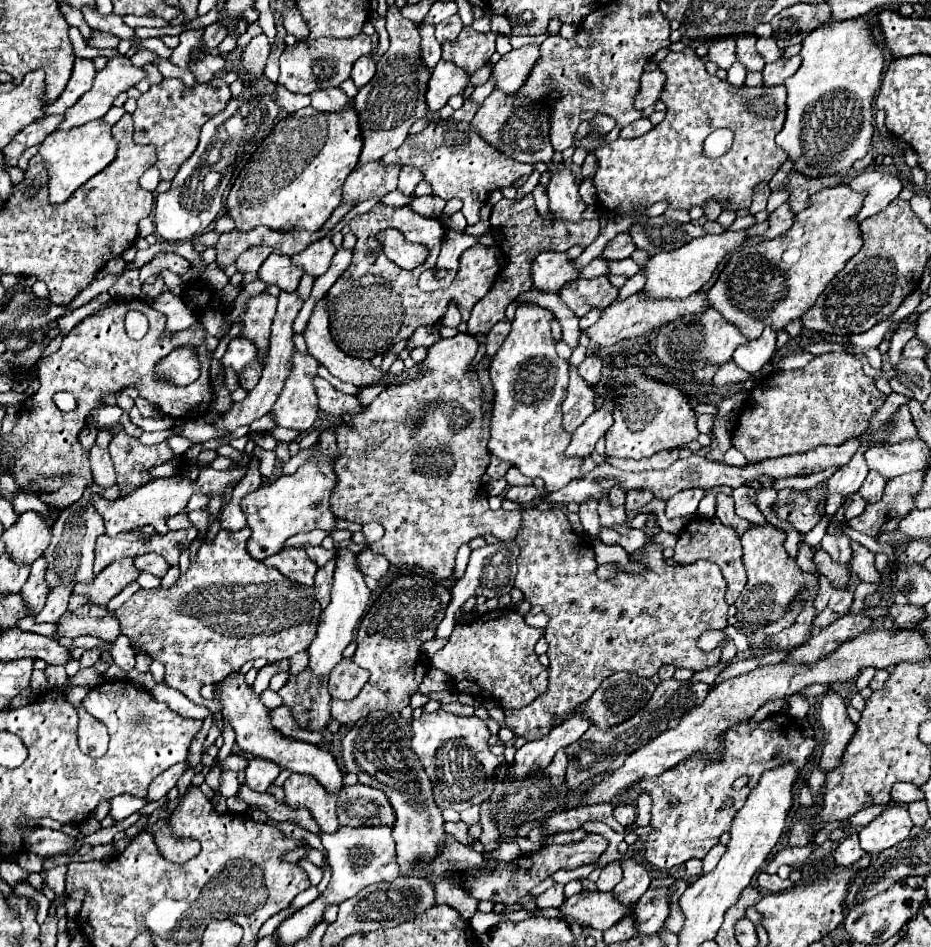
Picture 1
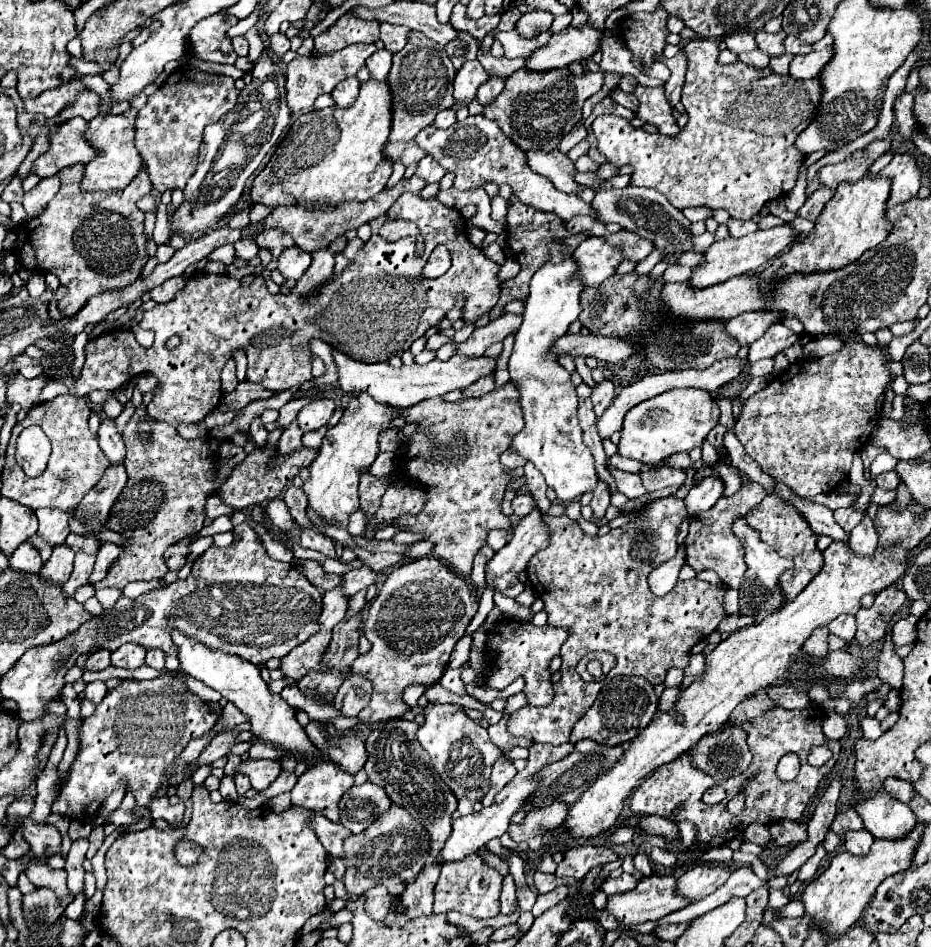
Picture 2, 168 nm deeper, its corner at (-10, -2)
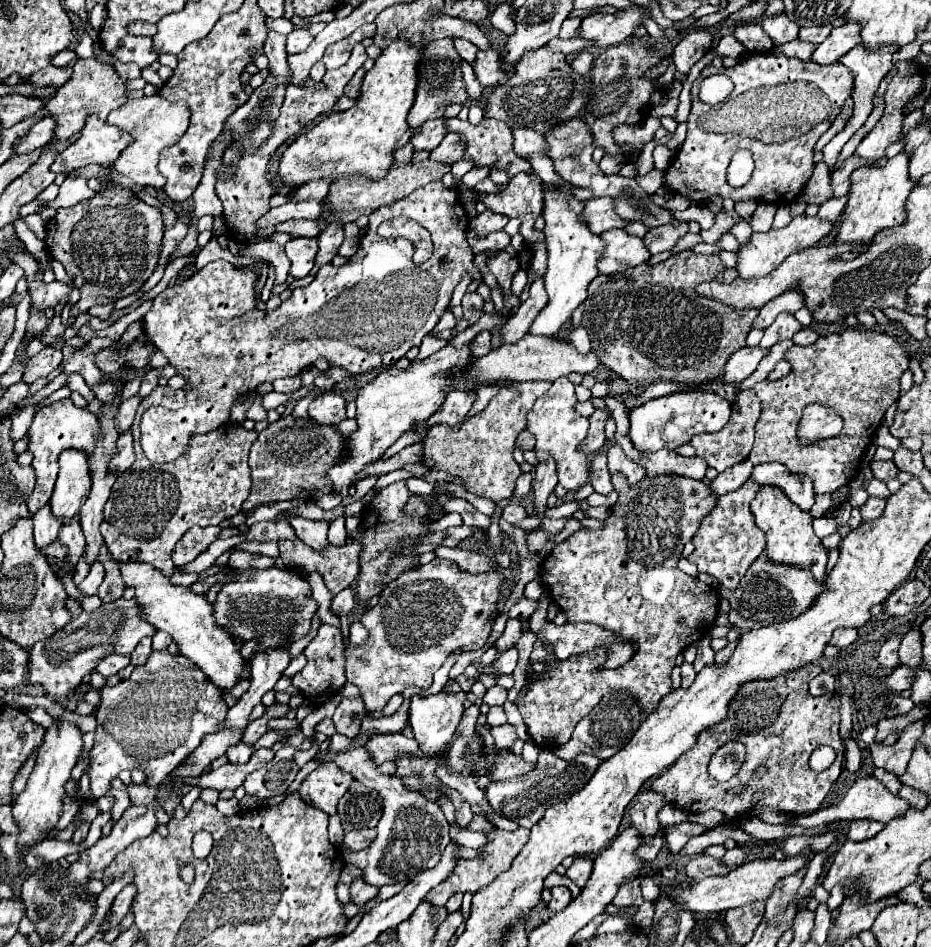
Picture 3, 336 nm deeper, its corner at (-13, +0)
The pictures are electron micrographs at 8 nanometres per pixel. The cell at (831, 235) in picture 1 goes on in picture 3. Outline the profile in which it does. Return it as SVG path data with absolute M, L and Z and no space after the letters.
M898 153L896 157L888 159L884 167L858 167L850 175L850 191L848 191L848 203L842 213L842 221L838 227L838 235L834 237L834 243L850 243L854 245L852 251L846 251L840 255L840 259L854 259L860 253L864 253L874 235L880 229L902 225L906 219L904 201L914 187L908 179L908 157L906 153Z

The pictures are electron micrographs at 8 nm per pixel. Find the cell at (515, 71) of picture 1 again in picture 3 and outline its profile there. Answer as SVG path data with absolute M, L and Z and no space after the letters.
M636 5L634 9L626 9L622 15L604 15L604 13L588 15L582 19L578 37L590 41L594 49L620 45L622 41L632 37L632 31L640 23L642 13L648 13L648 9Z

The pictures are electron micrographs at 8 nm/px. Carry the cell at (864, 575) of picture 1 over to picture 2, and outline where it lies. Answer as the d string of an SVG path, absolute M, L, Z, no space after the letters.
M867 513L863 517L863 521L849 533L849 545L861 557L869 557L869 555L875 553L875 549L877 549L877 533L875 533L873 521L871 521L871 517Z

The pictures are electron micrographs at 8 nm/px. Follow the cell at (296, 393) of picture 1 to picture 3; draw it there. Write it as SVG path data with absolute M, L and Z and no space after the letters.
M326 393L310 405L310 419L318 425L336 425L346 417L346 401L342 395Z

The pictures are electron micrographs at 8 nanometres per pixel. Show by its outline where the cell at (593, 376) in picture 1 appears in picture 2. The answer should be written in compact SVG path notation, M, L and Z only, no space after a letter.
M603 381L603 383L599 383L599 385L593 389L591 401L593 401L593 411L595 411L597 419L599 419L599 417L603 415L603 411L611 405L613 397L615 397L615 387L613 387L611 381Z

